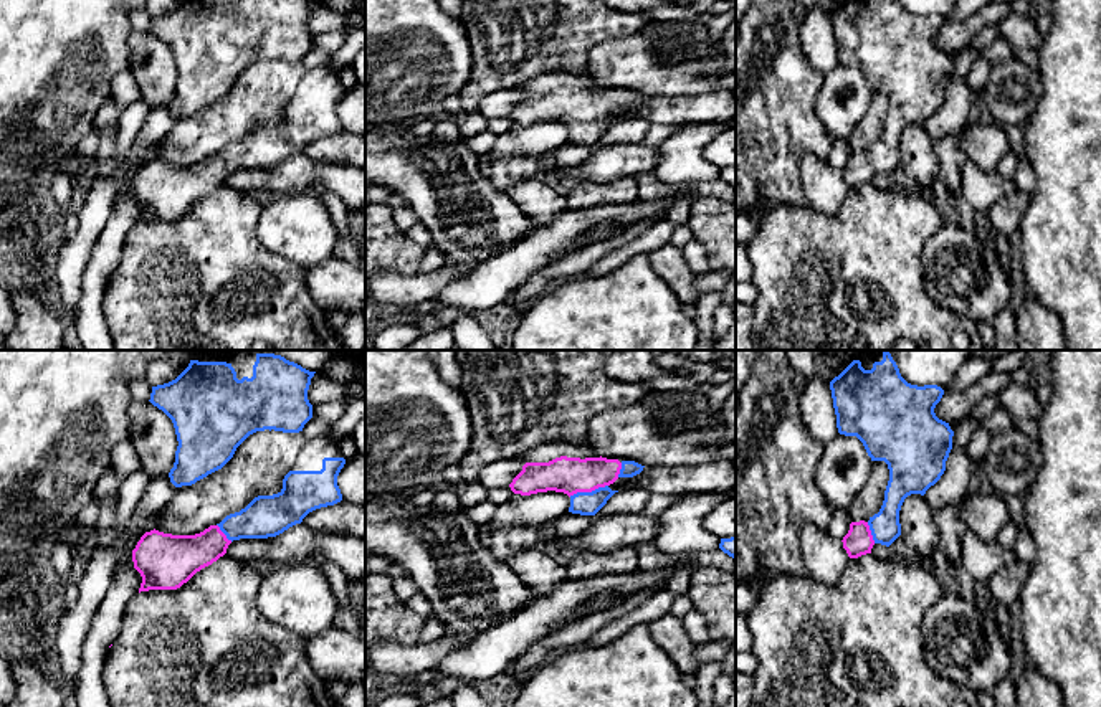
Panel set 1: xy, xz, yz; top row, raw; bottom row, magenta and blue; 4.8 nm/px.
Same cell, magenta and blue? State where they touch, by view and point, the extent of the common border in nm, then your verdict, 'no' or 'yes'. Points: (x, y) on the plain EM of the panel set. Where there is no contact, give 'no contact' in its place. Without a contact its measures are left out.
contact xz (587, 121); length 200 nm; yes

